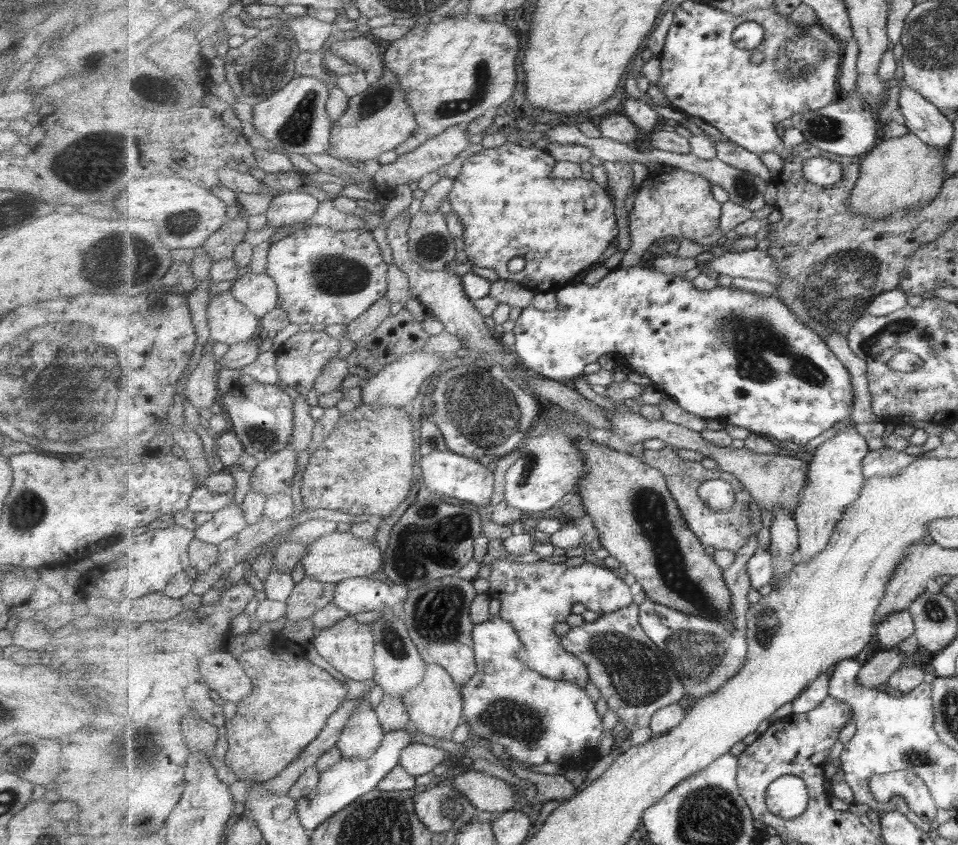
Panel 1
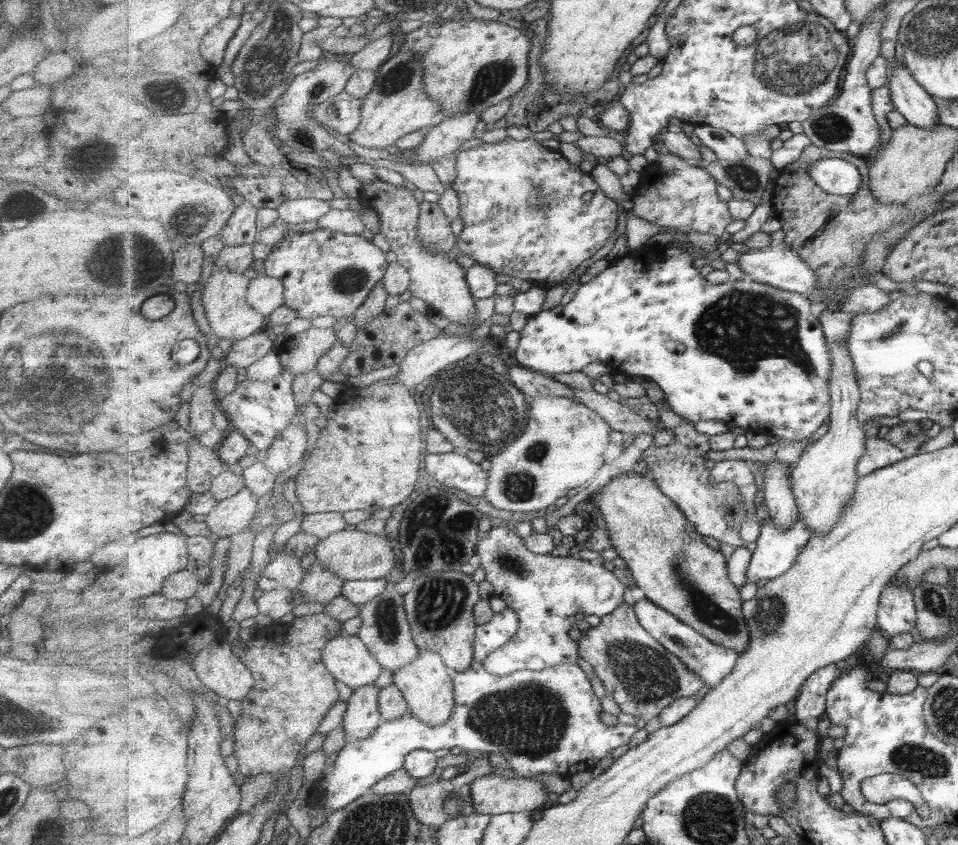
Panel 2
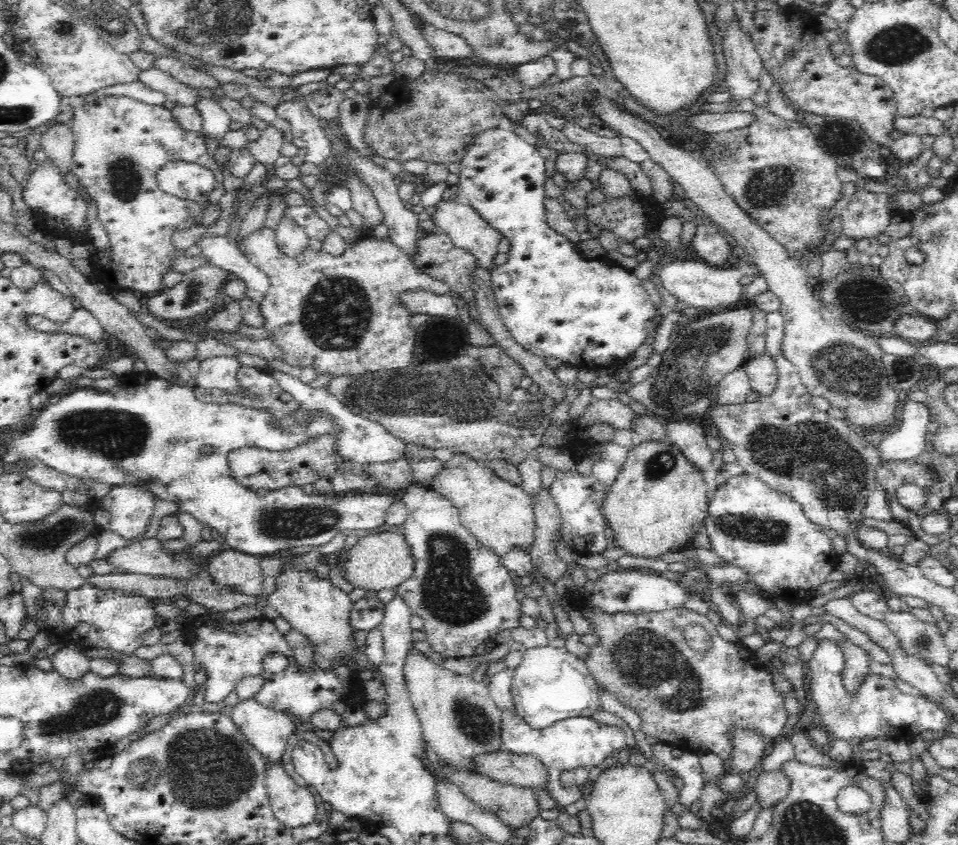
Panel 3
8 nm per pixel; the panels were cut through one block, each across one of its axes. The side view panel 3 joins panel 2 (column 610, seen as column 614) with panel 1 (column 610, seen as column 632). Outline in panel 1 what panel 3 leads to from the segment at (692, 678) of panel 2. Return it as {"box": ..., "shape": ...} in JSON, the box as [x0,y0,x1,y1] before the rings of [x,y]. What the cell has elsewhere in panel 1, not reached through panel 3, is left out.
{"box":[560,604,688,731],"shape":[[[632,604],[611,614],[600,615],[596,621],[571,628],[568,633],[560,636],[560,643],[565,650],[581,658],[588,666],[590,680],[601,692],[601,696],[625,726],[625,731],[649,727],[653,715],[665,706],[679,702],[688,693],[676,671],[673,659],[648,636],[640,625],[640,605]]]}

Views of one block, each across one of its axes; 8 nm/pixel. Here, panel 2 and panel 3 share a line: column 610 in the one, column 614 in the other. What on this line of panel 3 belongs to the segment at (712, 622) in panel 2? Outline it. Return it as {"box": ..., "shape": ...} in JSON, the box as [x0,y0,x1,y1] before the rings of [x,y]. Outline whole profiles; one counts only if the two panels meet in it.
{"box":[602,439,708,558],"shape":[[[667,439],[648,440],[632,446],[620,472],[611,486],[602,506],[608,530],[612,530],[612,540],[632,556],[660,558],[668,552],[675,552],[691,546],[694,536],[702,528],[704,518],[708,515],[708,492],[698,468],[683,451]]]}

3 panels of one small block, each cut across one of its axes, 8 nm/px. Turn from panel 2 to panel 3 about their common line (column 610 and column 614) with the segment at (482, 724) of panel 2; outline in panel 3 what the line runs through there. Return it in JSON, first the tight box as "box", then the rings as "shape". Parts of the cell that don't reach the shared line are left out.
{"box":[487,640,626,806],"shape":[[[514,640],[509,642],[509,652],[503,659],[503,670],[490,674],[490,683],[487,685],[492,700],[497,703],[502,711],[502,748],[516,754],[532,754],[541,758],[541,761],[548,767],[550,784],[546,788],[549,796],[562,806],[568,806],[582,798],[582,792],[586,785],[560,784],[562,772],[572,772],[578,768],[586,768],[589,774],[594,775],[599,771],[600,764],[612,756],[618,750],[624,750],[626,746],[626,731],[616,725],[604,725],[596,722],[590,717],[572,717],[556,721],[552,726],[535,729],[530,723],[518,714],[511,695],[511,680],[514,671],[522,662],[526,653],[526,646],[522,642]]]}

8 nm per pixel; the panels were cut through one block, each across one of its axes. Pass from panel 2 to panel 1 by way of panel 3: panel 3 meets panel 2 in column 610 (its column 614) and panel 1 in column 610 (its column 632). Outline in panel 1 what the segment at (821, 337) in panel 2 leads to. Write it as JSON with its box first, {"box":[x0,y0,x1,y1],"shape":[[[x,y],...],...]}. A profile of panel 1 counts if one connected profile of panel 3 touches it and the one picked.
{"box":[512,264,855,447],"shape":[[[641,264],[626,268],[617,267],[593,285],[581,282],[566,285],[556,292],[556,297],[558,302],[566,308],[547,312],[533,306],[527,307],[521,313],[513,328],[515,344],[512,350],[516,352],[520,366],[535,371],[546,378],[559,381],[584,376],[585,368],[589,364],[593,364],[601,356],[609,354],[617,365],[624,364],[637,371],[638,374],[649,378],[652,382],[651,385],[661,394],[668,395],[684,410],[696,414],[699,418],[721,422],[722,420],[725,420],[725,422],[728,420],[729,424],[747,429],[750,433],[765,435],[769,438],[774,437],[779,442],[789,441],[800,447],[807,446],[813,438],[821,436],[829,428],[833,429],[835,424],[852,419],[855,394],[853,394],[853,380],[851,380],[851,374],[849,374],[847,366],[841,362],[841,359],[837,358],[825,339],[817,334],[811,326],[808,326],[808,323],[797,318],[791,306],[788,306],[788,303],[784,302],[783,298],[779,298],[775,292],[769,297],[759,297],[759,295],[751,293],[751,289],[733,289],[732,285],[726,281],[723,281],[714,289],[701,291],[695,289],[690,280],[683,279],[683,275],[665,275],[653,267],[649,269]]]}

